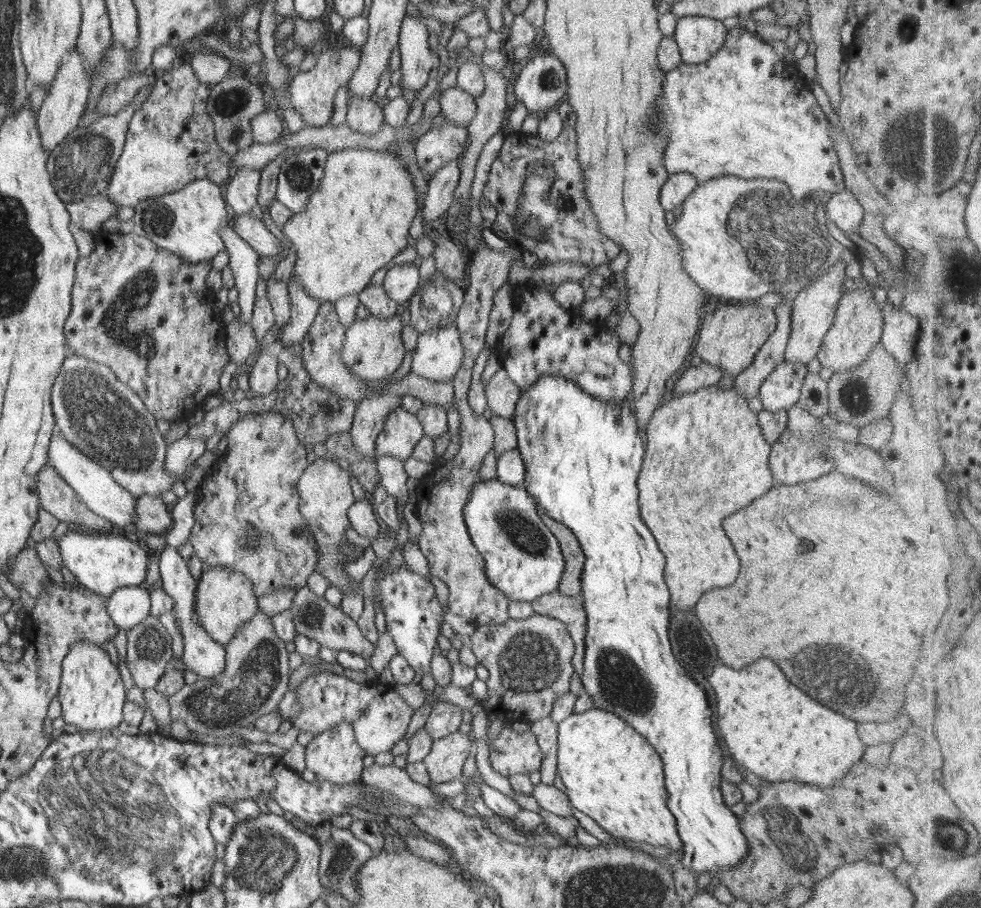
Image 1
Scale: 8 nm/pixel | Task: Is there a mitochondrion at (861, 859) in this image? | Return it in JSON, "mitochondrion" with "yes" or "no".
{"mitochondrion":"no"}

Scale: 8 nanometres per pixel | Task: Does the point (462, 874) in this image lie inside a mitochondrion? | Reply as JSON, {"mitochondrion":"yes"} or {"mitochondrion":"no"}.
{"mitochondrion":"no"}

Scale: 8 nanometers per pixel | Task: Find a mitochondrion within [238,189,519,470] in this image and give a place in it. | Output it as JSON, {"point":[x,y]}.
{"point":[328,409]}

